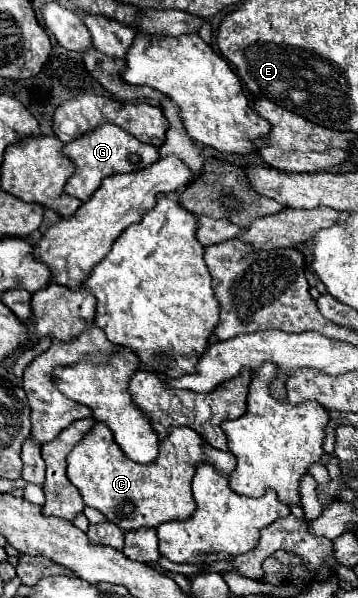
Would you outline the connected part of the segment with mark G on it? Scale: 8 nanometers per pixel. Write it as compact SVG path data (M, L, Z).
M103 123L99 125L95 131L89 131L85 135L81 135L79 139L67 143L63 147L63 155L67 155L73 163L75 163L75 173L69 177L65 191L73 197L77 197L79 201L87 201L97 187L101 185L101 181L109 175L117 175L117 173L133 173L139 169L149 167L151 163L155 163L159 159L159 151L153 145L145 145L143 141L135 139L131 133L123 131L117 125L111 123Z

